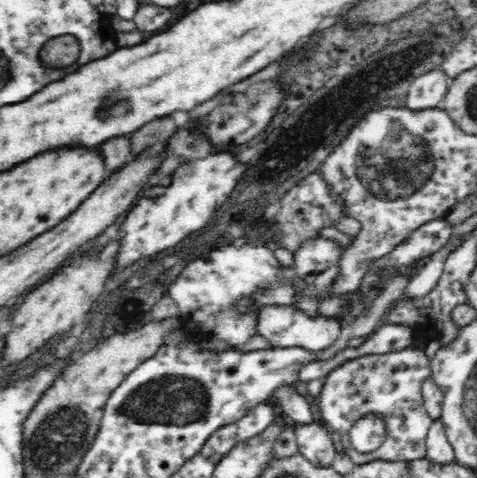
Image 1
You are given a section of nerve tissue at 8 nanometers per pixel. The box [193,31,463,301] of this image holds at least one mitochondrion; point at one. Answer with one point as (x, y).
(396, 164)

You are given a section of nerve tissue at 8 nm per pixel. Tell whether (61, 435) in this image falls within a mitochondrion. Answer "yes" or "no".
yes

